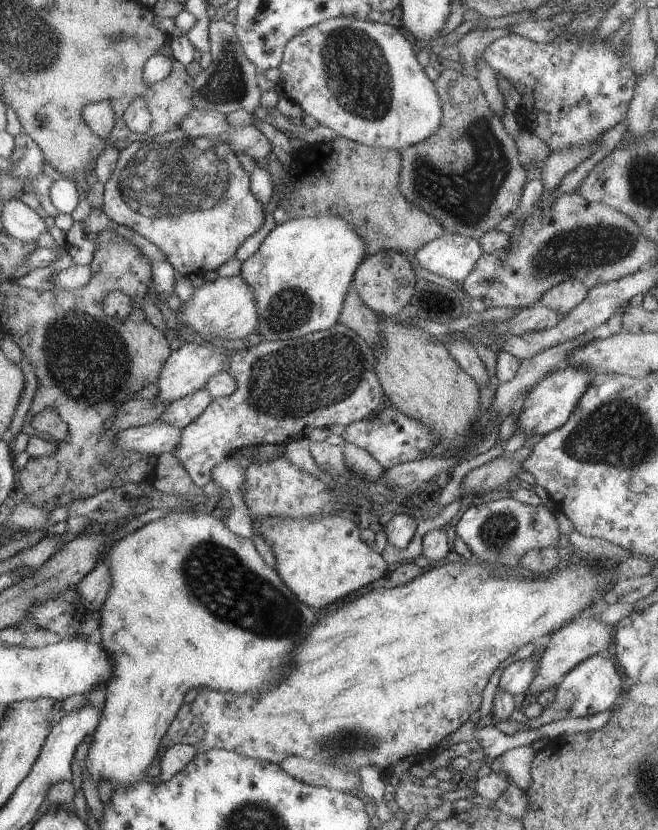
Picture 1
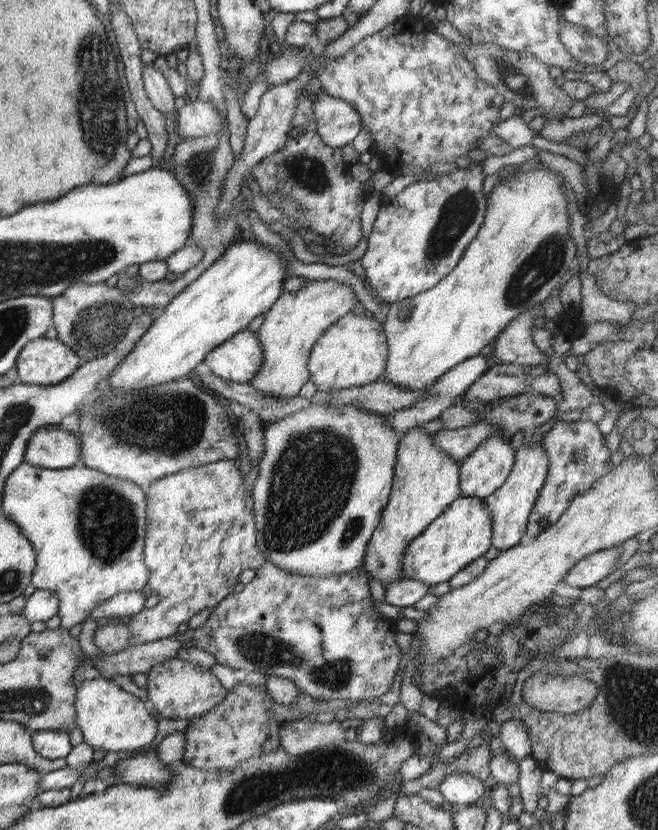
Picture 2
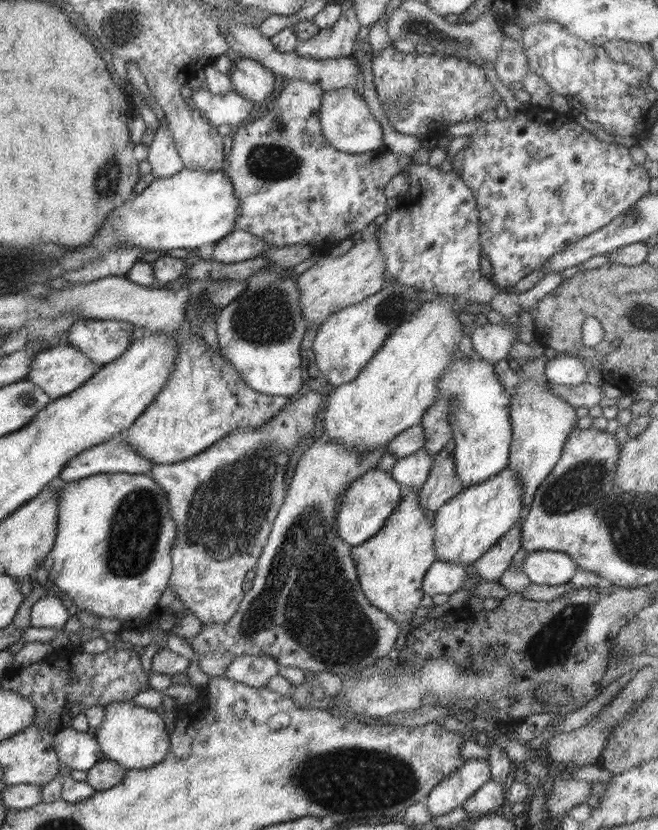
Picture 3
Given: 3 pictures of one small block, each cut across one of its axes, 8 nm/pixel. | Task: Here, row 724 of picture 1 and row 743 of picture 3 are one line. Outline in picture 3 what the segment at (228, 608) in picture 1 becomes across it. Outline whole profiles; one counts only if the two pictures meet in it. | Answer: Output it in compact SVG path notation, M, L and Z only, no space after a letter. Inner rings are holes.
M112 702L104 708L104 720L96 734L100 750L107 759L117 762L122 768L149 769L162 762L170 750L171 726L166 716L155 710L128 702Z

